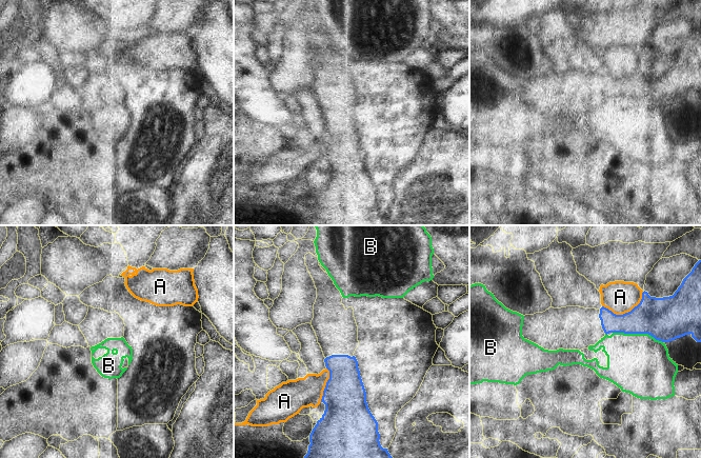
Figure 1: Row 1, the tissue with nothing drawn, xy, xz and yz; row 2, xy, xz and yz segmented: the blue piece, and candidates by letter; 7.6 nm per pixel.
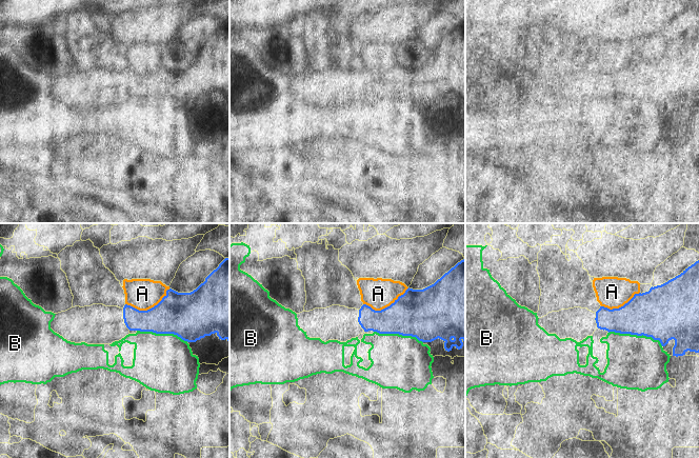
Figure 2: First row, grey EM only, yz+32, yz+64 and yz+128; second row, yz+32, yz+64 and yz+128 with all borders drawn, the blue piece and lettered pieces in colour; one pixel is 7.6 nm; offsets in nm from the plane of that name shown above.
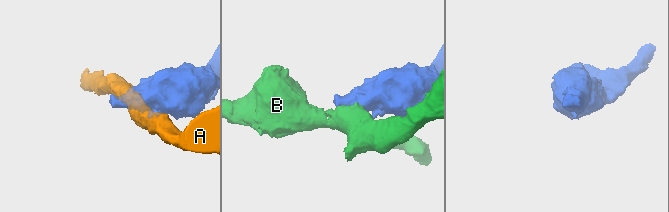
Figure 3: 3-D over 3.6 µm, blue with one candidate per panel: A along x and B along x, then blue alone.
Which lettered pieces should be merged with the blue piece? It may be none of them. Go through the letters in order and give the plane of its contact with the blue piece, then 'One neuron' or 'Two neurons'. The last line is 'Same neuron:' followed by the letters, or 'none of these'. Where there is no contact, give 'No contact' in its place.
A: Touches blue in yz. Two neurons
B: Touches blue in yz. Two neurons
Same neuron: none of these.

